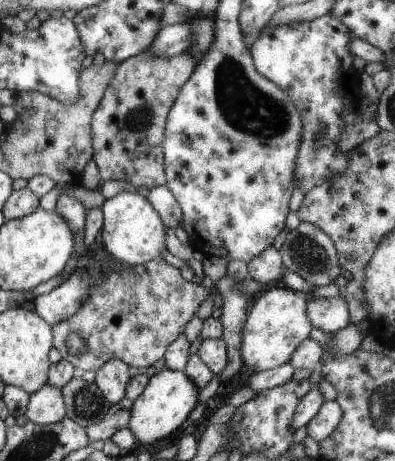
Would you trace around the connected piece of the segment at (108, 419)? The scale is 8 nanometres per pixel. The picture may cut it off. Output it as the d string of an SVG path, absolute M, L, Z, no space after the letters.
M121 398L111 405L108 414L102 420L95 422L86 429L88 440L106 440L121 428L127 427L131 416L133 402L128 398Z

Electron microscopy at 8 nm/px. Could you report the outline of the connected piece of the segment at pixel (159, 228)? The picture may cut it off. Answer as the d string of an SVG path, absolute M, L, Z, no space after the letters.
M123 191L106 199L101 208L104 214L102 244L113 258L126 262L128 267L135 267L162 256L162 252L166 250L165 224L147 197L137 191Z

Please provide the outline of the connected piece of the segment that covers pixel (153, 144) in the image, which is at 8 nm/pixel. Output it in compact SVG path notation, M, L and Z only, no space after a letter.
M144 51L120 63L91 122L93 160L101 180L122 180L148 189L167 184L164 166L167 116L197 62L190 51L172 58L154 58L152 52Z

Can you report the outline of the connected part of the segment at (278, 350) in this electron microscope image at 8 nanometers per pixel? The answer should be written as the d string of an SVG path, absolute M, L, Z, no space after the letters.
M279 283L268 286L254 300L242 329L241 355L248 368L260 372L289 362L296 348L310 336L313 329L306 314L307 302L301 293Z

